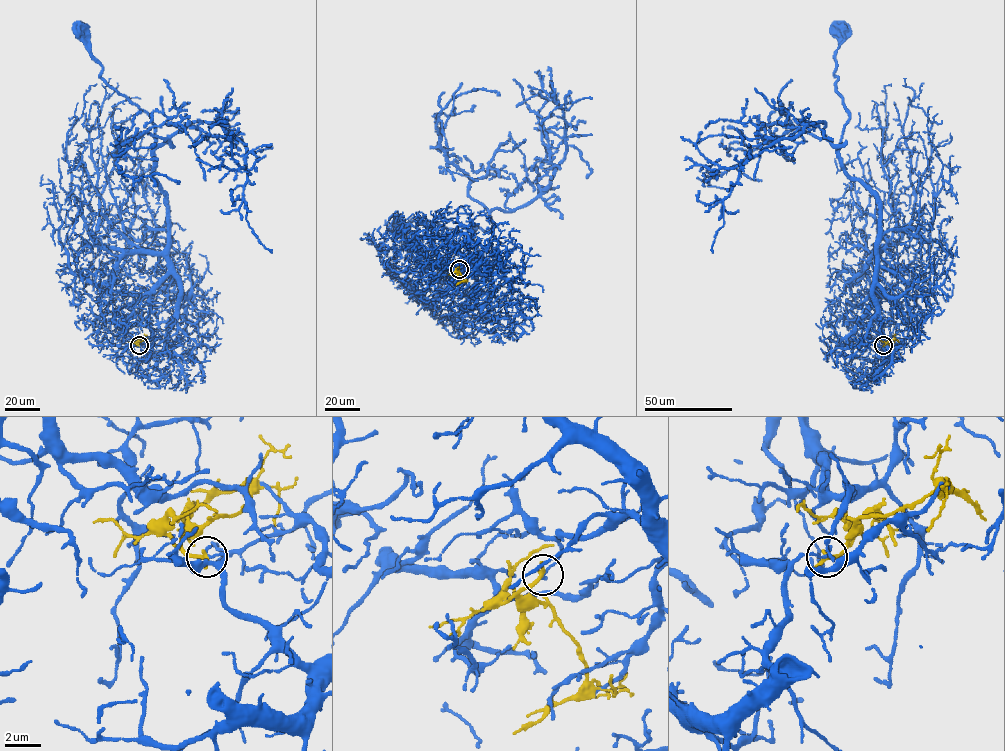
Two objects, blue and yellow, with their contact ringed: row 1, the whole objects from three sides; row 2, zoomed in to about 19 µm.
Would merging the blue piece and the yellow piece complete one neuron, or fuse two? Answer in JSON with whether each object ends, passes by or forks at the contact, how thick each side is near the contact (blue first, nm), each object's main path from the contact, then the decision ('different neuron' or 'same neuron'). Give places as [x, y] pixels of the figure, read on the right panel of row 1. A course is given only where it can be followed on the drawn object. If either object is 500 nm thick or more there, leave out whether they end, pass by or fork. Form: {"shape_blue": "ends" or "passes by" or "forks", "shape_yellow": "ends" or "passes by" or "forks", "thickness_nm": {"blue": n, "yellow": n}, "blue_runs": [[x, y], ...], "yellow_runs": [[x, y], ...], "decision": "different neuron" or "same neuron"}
{"shape_blue": "ends", "shape_yellow": "ends", "thickness_nm": {"blue": 160, "yellow": 280}, "blue_runs": [[883, 345], [879, 356], [887, 350], [873, 297], [879, 201], [839, 152], [849, 118], [834, 75], [842, 31]], "yellow_runs": [[883, 345], [894, 339], [899, 342]], "decision": "different neuron"}

